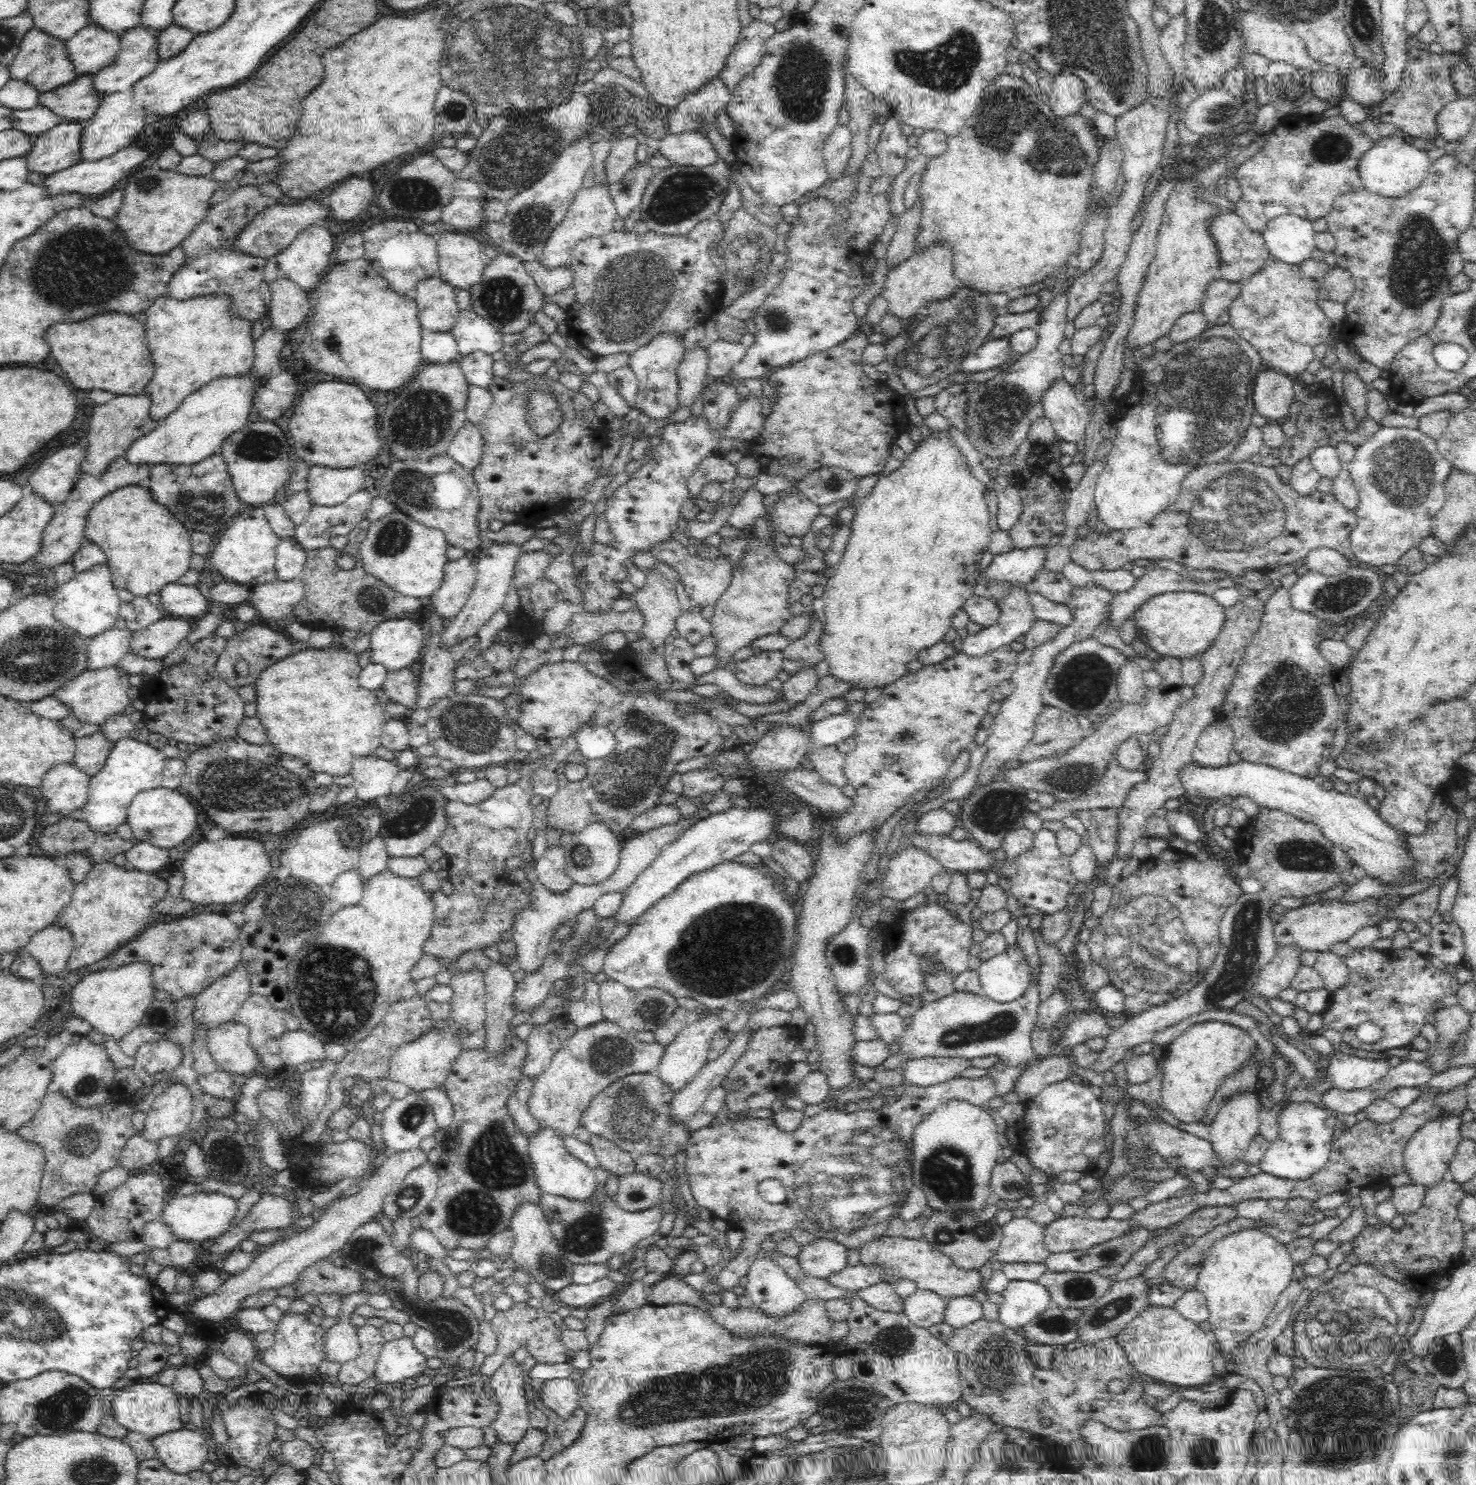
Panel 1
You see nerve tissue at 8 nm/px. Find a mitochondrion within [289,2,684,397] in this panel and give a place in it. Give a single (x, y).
(518, 149)

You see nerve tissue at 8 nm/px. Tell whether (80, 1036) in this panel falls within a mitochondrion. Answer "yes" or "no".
no

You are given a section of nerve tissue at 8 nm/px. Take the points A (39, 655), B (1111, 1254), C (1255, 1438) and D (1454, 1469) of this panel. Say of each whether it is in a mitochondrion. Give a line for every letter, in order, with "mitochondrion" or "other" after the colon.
A: mitochondrion
B: mitochondrion
C: other
D: mitochondrion

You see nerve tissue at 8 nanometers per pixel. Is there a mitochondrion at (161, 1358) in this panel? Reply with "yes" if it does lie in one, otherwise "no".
no

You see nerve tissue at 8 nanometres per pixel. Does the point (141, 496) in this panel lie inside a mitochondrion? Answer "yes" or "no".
no

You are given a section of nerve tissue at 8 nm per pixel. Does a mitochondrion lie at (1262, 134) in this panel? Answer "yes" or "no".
no

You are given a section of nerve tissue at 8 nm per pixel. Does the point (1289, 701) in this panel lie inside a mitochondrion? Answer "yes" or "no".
yes

